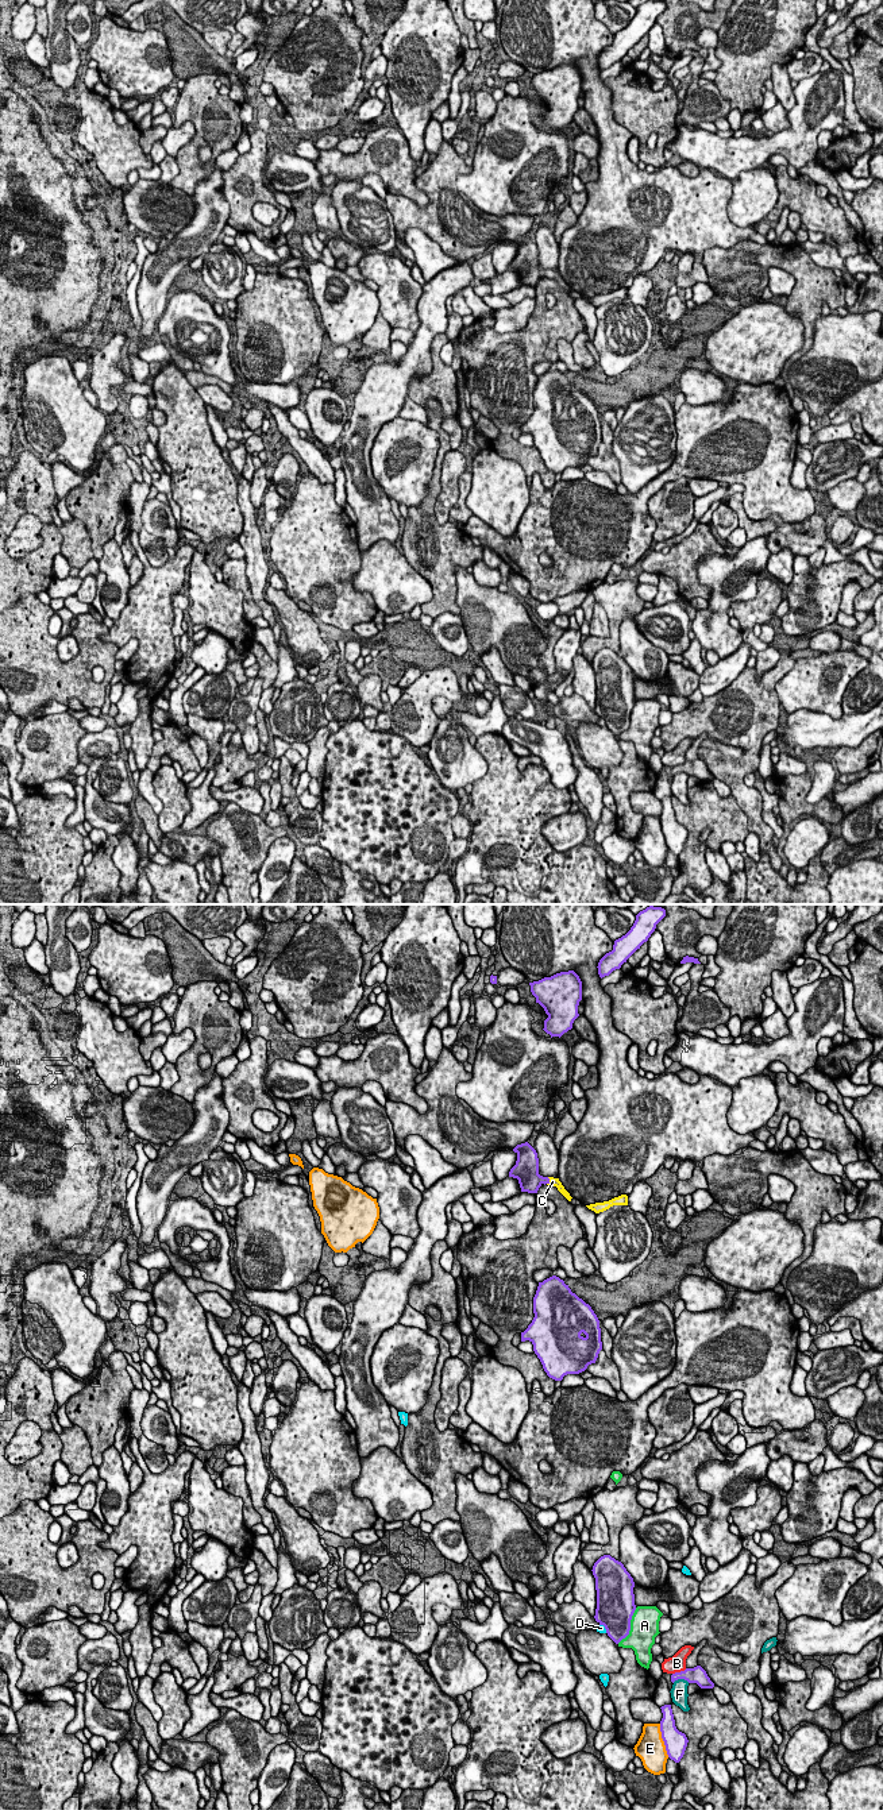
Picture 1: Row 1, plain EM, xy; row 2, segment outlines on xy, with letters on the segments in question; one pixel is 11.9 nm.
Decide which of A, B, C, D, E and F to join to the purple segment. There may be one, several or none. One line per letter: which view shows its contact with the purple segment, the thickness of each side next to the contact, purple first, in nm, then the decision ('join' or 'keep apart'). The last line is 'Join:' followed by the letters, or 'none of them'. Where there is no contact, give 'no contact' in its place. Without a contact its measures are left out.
A: contact in xy; calibres 420 and 360 nm; keep apart
B: contact in xy; calibres 200 and 200 nm; keep apart
C: contact in xy; calibres 280 and 100 nm; join
D: contact in xy; calibres 440 and 90 nm; keep apart
E: contact in xy; calibres 280 and 340 nm; keep apart
F: contact in xy; calibres 200 and 190 nm; keep apart
Join: C

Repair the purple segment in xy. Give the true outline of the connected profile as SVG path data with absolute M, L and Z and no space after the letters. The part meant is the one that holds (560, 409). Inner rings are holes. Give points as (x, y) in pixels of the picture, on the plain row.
M556 368L539 375L533 390L535 410L521 425L521 435L529 433L547 468L562 474L567 467L579 467L595 456L602 443L599 413L591 400L571 385Z

